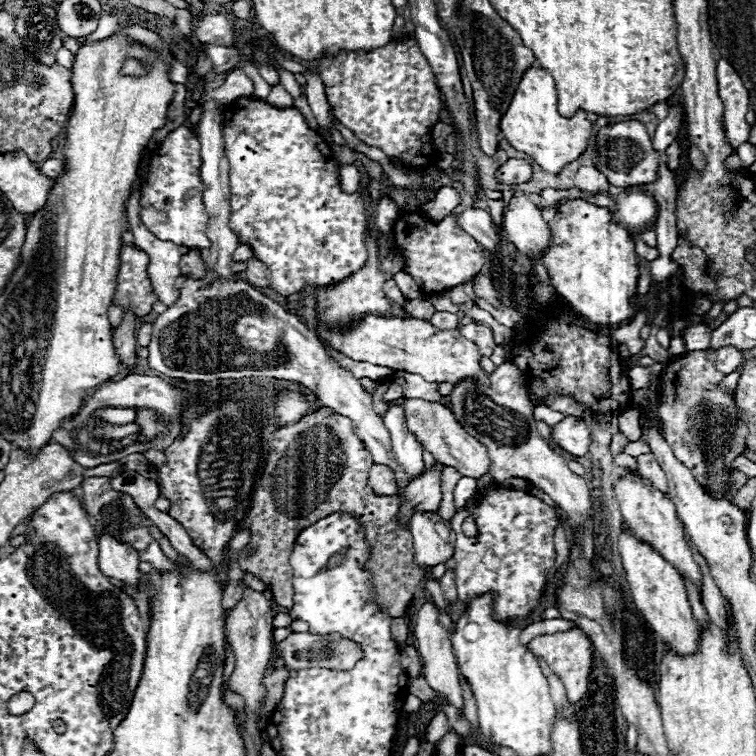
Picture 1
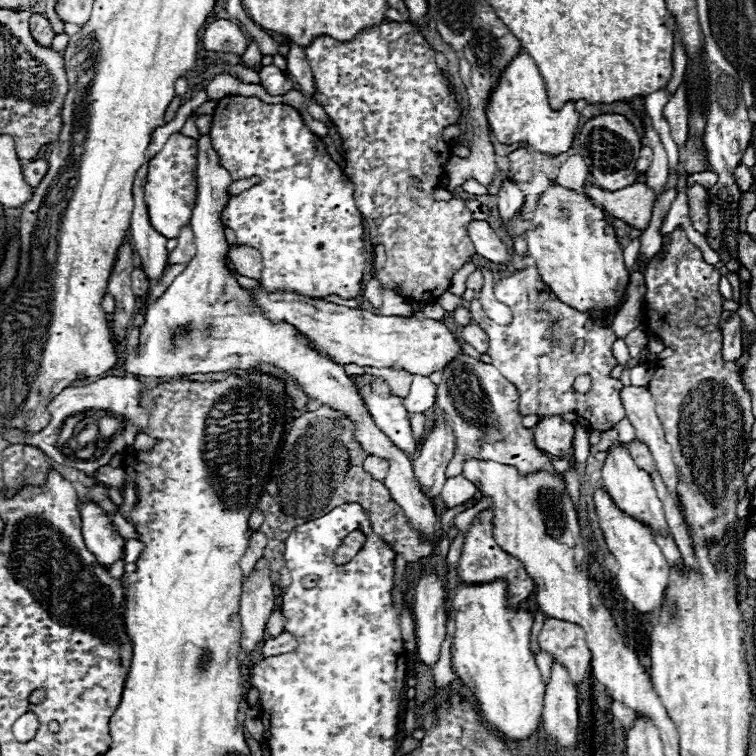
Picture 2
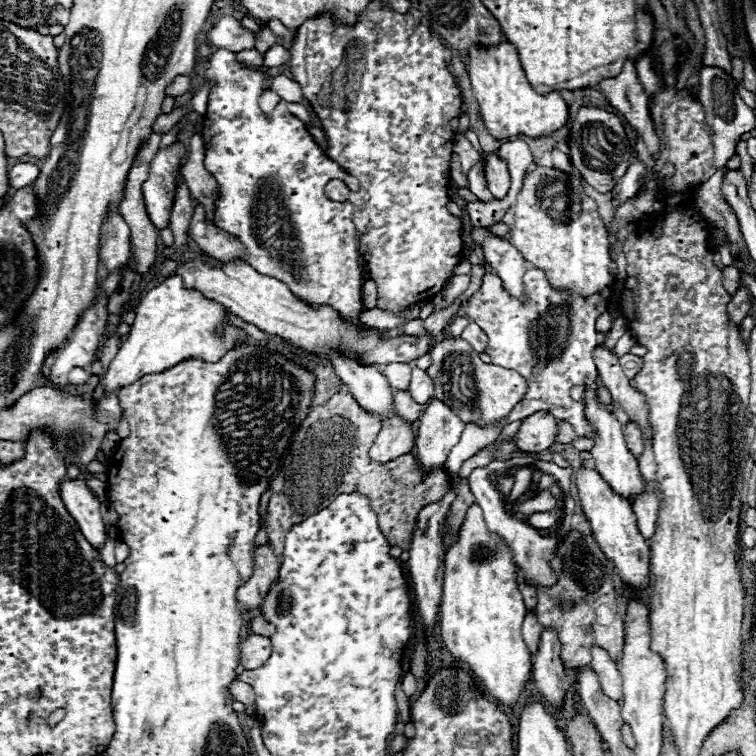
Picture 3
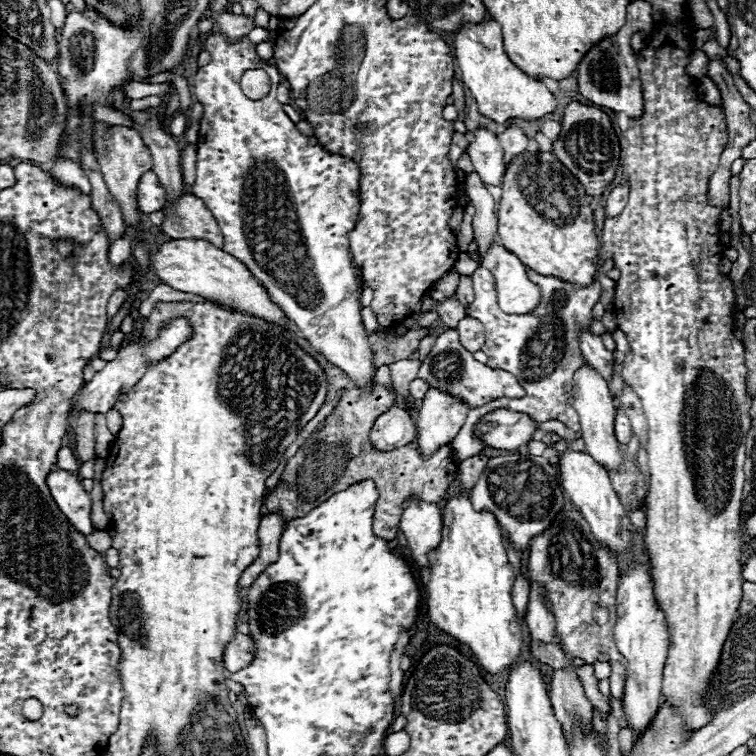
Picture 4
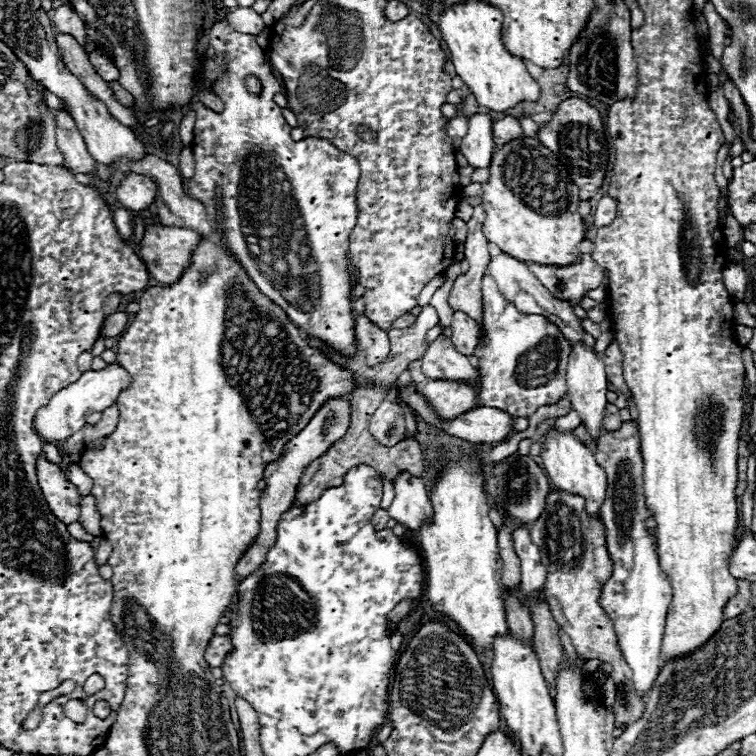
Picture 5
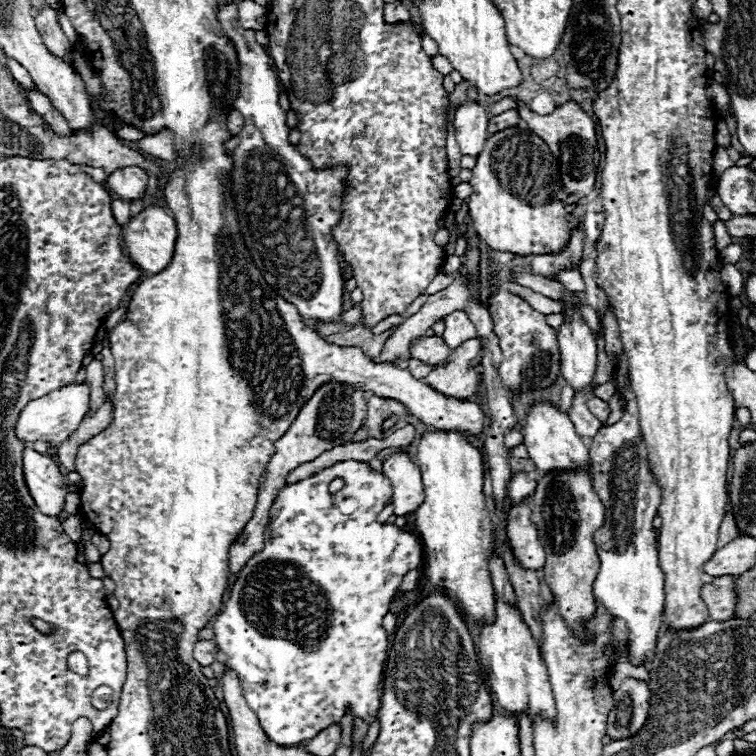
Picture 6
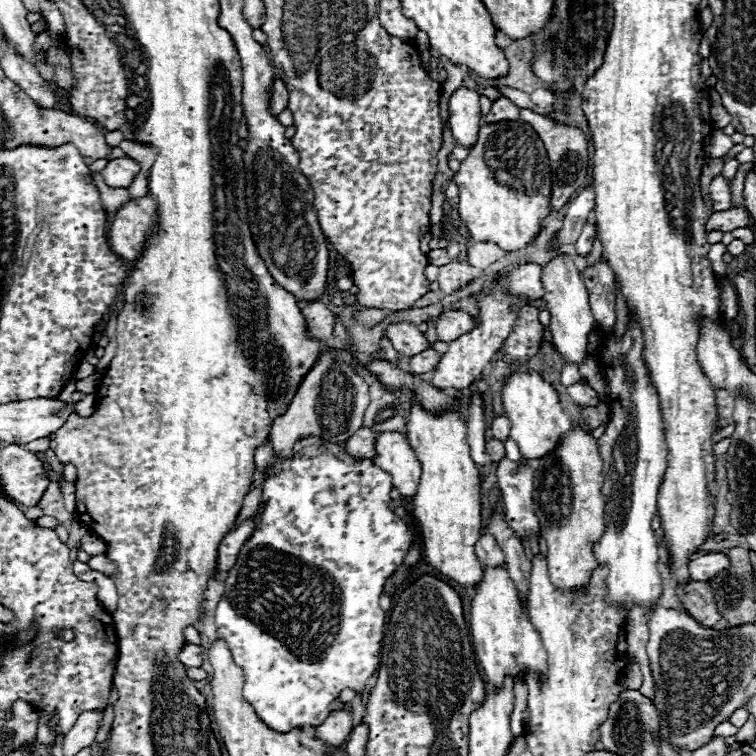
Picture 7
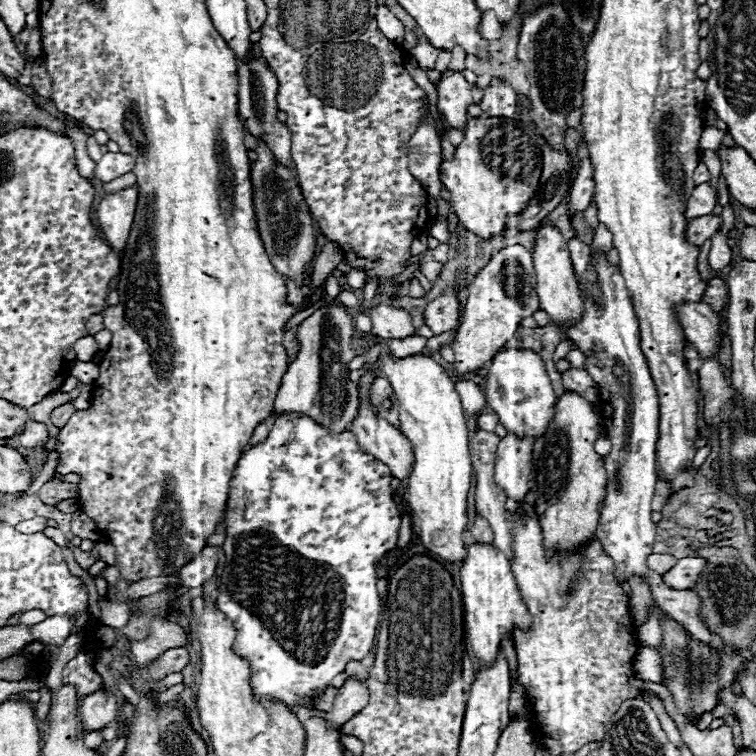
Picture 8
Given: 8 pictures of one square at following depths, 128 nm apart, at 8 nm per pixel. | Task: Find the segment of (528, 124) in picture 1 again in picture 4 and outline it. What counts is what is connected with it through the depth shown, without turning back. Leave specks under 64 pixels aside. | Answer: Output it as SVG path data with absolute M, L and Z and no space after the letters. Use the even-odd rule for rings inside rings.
M486 20L484 24L478 26L474 24L464 26L456 34L454 48L456 48L460 78L464 86L470 88L482 116L498 124L508 124L508 120L512 118L540 120L542 116L552 114L556 110L554 94L542 82L528 78L516 64L512 64L512 60L504 50L502 28L496 20Z

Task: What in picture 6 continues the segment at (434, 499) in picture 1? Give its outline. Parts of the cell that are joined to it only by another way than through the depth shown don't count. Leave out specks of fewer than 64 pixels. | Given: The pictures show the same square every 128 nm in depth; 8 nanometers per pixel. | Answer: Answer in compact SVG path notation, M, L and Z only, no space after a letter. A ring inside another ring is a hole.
M472 338L464 342L460 348L452 350L450 364L434 368L424 384L436 388L436 392L444 396L452 396L456 400L468 400L478 390L478 374L472 374L472 368L482 362L482 340Z

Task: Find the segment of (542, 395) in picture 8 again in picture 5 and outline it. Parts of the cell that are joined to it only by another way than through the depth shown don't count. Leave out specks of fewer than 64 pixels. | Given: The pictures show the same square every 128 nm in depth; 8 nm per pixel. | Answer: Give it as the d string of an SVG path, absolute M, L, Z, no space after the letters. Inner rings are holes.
M554 428L546 434L544 446L546 446L546 452L542 454L542 462L550 482L568 494L582 496L586 500L586 512L590 516L600 518L600 506L606 500L608 478L606 478L606 472L596 464L594 452L586 444L582 444L574 434L560 434Z

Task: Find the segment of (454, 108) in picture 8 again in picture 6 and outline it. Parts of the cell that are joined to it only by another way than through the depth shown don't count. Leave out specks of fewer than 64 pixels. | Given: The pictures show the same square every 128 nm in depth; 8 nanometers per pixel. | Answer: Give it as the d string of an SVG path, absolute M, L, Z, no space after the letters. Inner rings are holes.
M468 102L458 108L456 120L456 140L460 146L460 152L466 156L478 158L478 154L484 150L484 144L488 140L488 112L480 104Z

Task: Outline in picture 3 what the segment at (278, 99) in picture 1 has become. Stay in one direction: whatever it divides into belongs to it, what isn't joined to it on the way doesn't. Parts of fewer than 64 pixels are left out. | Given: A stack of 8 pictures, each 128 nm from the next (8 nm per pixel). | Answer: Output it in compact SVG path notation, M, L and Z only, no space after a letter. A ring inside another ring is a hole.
M284 74L274 76L270 82L270 88L274 92L278 92L282 96L282 100L286 100L286 102L302 102L304 100L304 96L300 92L300 84L296 84L292 78L288 78Z

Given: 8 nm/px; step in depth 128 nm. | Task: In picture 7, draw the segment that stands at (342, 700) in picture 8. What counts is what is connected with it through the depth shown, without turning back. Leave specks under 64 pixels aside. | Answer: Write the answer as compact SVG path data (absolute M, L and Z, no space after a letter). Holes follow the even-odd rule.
M338 710L338 712L332 712L324 720L324 724L316 728L316 738L324 740L324 744L328 746L340 748L348 740L350 728L352 728L352 716L346 710Z

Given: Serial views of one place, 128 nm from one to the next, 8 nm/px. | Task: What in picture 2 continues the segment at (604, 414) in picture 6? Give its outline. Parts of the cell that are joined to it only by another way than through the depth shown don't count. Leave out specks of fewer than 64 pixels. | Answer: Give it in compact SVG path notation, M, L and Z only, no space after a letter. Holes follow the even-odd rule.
M638 440L630 442L630 456L632 456L632 460L636 462L638 468L644 468L646 472L654 472L656 470L652 454L650 454L650 450L642 442L638 442Z

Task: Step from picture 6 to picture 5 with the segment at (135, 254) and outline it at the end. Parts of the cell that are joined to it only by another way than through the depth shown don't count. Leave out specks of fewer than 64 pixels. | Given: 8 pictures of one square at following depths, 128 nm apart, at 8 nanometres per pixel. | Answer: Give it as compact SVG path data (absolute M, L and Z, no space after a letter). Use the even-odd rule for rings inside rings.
M154 224L146 230L138 254L150 276L160 284L170 286L178 282L184 270L190 266L192 254L200 240L202 236L194 230L164 228Z

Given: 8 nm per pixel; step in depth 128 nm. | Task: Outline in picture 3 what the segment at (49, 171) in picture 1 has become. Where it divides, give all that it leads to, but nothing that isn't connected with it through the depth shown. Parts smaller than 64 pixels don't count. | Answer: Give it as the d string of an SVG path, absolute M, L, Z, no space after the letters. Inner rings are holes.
M20 162L14 168L10 168L8 176L10 176L12 188L20 190L20 188L26 188L26 186L36 182L36 178L40 176L40 166L38 164L30 164L30 162Z

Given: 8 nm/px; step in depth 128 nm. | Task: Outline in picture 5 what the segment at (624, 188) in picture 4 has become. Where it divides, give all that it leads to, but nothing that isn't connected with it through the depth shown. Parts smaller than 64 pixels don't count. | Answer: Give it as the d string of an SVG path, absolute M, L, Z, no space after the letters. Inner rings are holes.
M604 196L594 210L594 226L596 228L608 226L616 218L616 206L618 206L616 200L612 200L610 196Z

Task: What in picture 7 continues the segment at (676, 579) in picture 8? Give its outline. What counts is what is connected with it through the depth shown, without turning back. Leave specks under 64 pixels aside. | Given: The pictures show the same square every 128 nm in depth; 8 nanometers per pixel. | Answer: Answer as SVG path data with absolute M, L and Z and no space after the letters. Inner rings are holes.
M710 552L694 558L690 564L690 580L710 580L720 574L724 568L730 568L730 558L724 552Z

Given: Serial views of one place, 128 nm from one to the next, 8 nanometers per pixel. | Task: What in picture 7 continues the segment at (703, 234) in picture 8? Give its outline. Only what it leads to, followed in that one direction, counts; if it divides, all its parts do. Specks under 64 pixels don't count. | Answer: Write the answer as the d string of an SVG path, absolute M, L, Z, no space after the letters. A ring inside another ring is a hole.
M732 208L724 212L714 212L706 222L708 230L720 230L720 232L732 232L736 228L748 228L750 226L750 212L746 208Z

